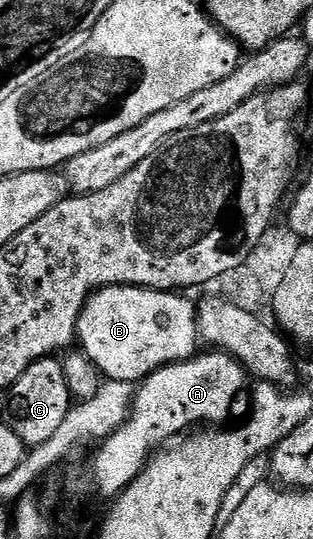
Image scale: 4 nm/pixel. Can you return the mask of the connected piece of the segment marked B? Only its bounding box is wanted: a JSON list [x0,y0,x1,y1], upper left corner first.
[77,287,199,384]

